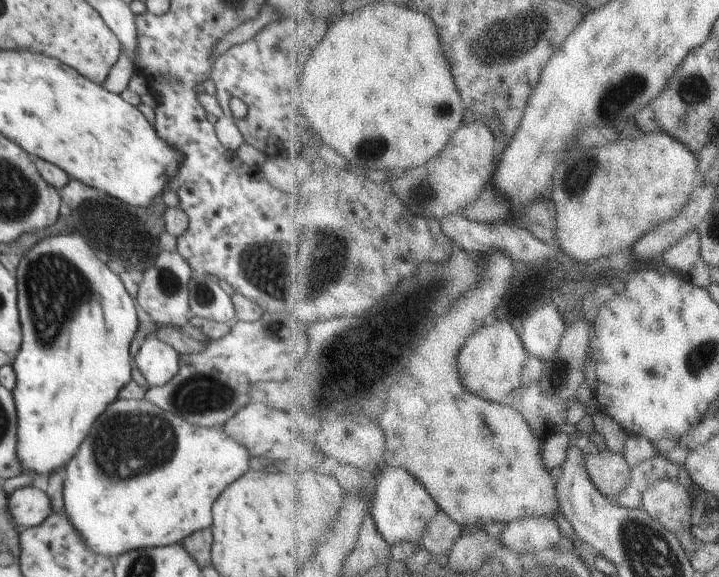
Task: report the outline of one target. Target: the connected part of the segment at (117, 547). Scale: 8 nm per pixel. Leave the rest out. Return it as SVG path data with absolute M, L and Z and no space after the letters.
M119 398L96 420L88 440L63 470L63 513L100 556L172 546L211 526L213 502L248 468L248 448L232 440L223 427L198 428L148 400Z

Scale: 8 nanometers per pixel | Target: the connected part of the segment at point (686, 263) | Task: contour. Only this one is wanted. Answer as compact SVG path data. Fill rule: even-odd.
M695 230L666 254L666 264L675 271L684 271L688 275L696 268L700 258L702 258L702 234Z

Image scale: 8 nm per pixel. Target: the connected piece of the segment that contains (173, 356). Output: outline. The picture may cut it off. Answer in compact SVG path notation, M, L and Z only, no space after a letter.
M154 335L144 340L134 360L149 387L164 386L178 374L180 368L178 352Z

